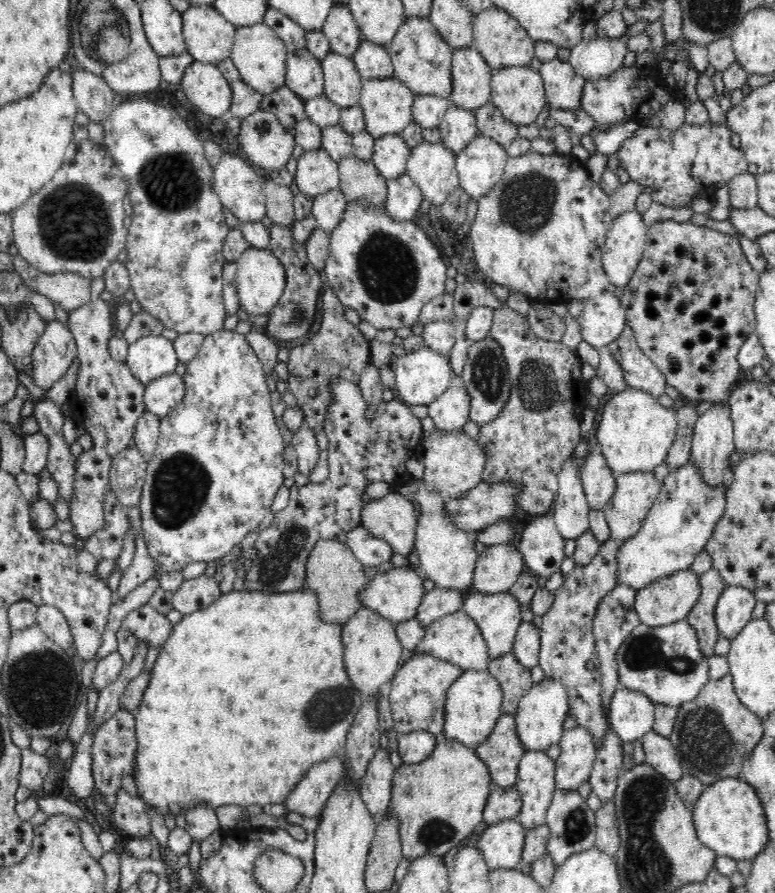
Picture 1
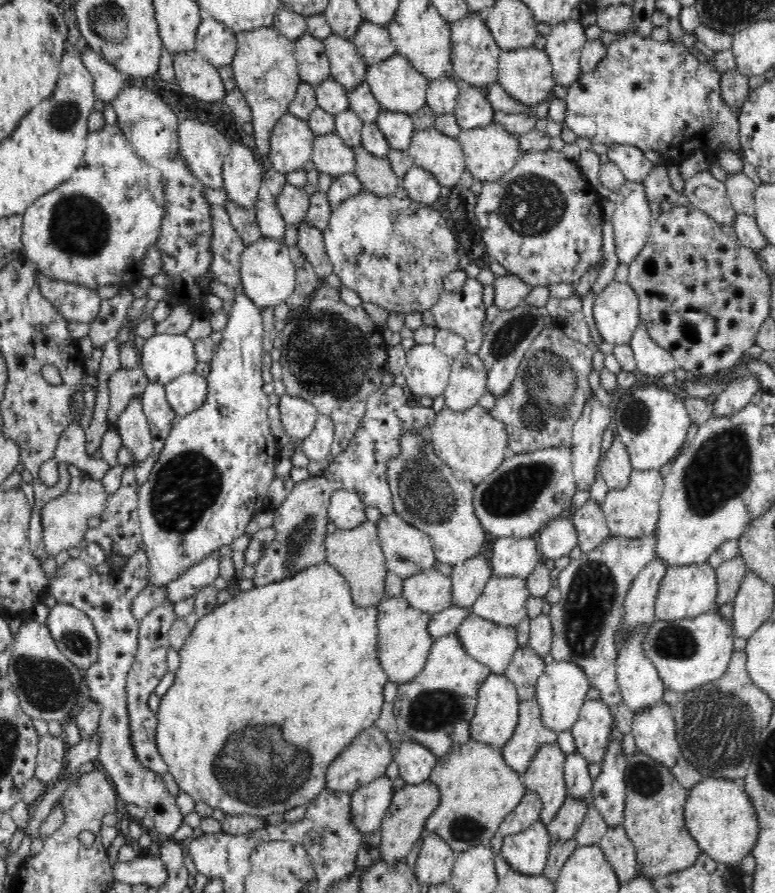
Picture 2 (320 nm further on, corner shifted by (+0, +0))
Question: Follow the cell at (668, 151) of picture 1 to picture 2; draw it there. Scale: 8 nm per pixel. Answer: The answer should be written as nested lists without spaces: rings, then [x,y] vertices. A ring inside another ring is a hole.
[[[611,144],[607,148],[607,155],[621,169],[626,181],[642,183],[656,166],[644,157],[644,151],[630,145]]]

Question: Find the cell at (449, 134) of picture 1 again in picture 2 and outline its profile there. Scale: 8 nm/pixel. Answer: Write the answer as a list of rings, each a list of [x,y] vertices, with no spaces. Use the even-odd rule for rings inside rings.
[[[460,79],[456,82],[459,96],[454,114],[460,130],[480,128],[494,122],[495,111],[487,100],[486,87],[468,85]]]

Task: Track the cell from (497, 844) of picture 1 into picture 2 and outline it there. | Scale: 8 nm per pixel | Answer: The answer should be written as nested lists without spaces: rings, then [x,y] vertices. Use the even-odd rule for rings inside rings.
[[[538,821],[518,834],[505,836],[500,856],[512,870],[539,876],[546,868],[550,847],[548,829],[542,821]]]

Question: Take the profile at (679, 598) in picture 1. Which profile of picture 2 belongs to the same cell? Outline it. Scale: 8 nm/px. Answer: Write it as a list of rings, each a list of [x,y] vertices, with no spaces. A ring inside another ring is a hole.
[[[710,563],[668,567],[654,602],[656,620],[671,621],[694,618],[710,610],[718,609],[718,580],[715,568]]]

